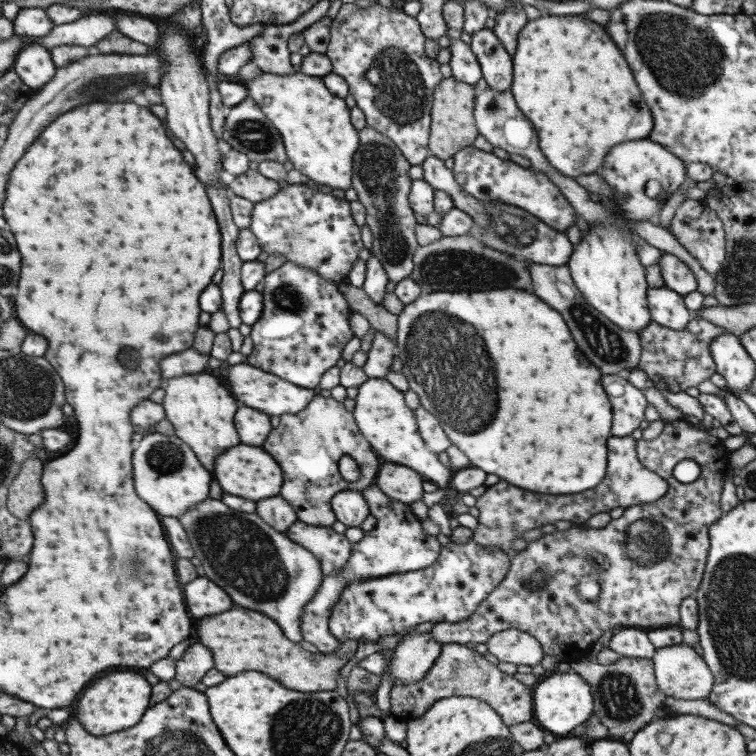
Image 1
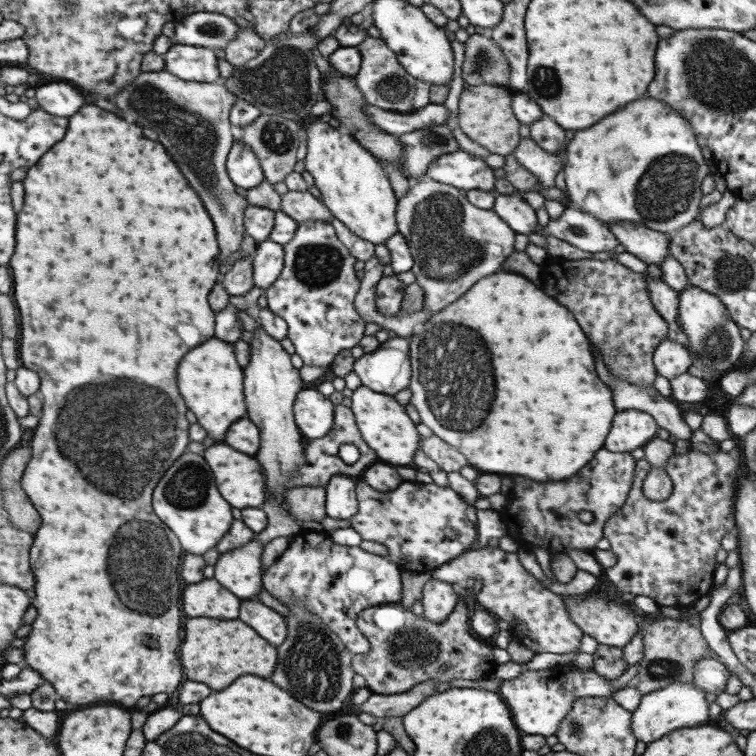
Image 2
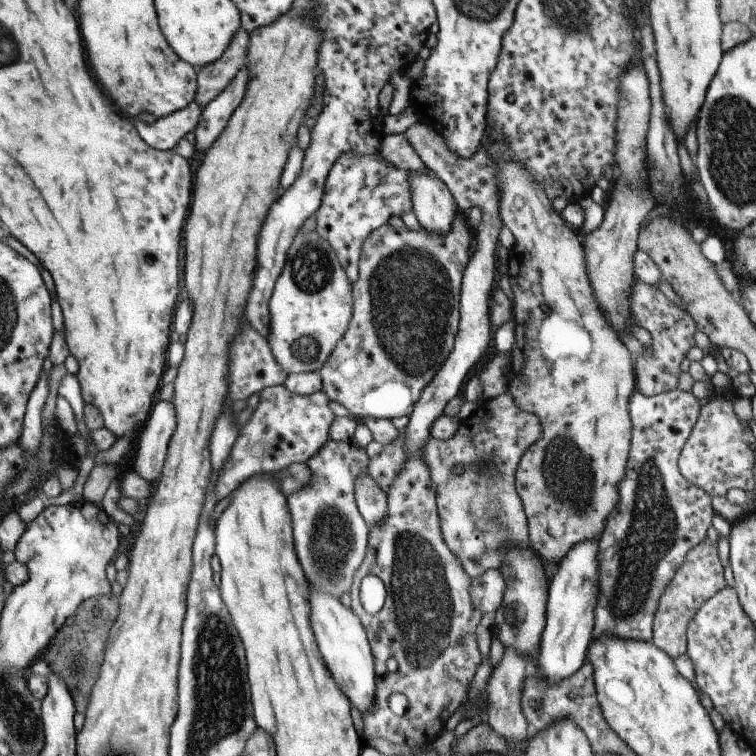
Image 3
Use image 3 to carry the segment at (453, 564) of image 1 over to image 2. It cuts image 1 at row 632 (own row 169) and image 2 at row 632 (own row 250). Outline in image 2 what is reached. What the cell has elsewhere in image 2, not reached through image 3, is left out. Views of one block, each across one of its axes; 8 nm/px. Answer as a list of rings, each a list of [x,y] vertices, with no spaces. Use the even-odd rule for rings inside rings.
[[[301,531],[291,537],[288,548],[264,573],[263,588],[268,590],[274,598],[286,606],[304,605],[310,609],[338,638],[346,645],[352,655],[364,654],[370,650],[369,640],[356,628],[355,622],[361,610],[371,606],[400,602],[402,598],[401,567],[386,557],[369,554],[359,546],[342,546],[336,544],[328,532]]]

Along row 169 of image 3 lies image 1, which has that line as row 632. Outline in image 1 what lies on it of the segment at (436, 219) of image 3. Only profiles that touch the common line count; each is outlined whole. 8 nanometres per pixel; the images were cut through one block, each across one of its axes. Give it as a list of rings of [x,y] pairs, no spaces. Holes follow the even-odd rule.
[[[431,632],[422,634],[408,634],[406,638],[402,638],[398,642],[398,646],[393,650],[394,659],[392,659],[392,665],[390,665],[390,678],[392,678],[393,686],[404,686],[404,684],[410,684],[410,682],[418,682],[422,680],[428,670],[432,668],[434,662],[441,654],[442,644],[436,642],[432,638]]]

